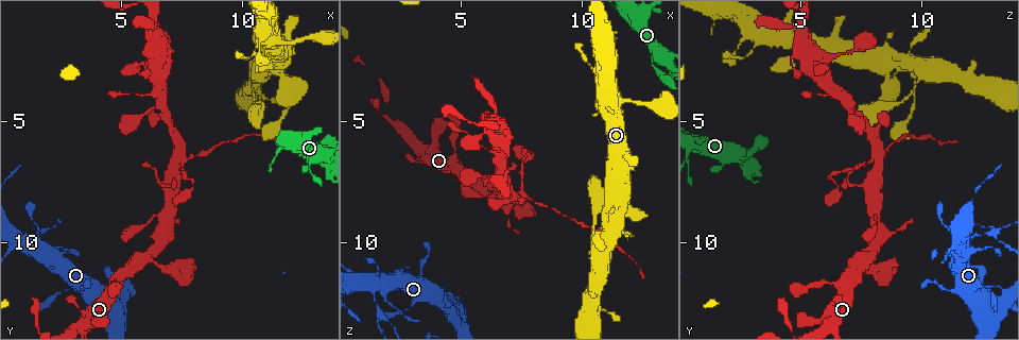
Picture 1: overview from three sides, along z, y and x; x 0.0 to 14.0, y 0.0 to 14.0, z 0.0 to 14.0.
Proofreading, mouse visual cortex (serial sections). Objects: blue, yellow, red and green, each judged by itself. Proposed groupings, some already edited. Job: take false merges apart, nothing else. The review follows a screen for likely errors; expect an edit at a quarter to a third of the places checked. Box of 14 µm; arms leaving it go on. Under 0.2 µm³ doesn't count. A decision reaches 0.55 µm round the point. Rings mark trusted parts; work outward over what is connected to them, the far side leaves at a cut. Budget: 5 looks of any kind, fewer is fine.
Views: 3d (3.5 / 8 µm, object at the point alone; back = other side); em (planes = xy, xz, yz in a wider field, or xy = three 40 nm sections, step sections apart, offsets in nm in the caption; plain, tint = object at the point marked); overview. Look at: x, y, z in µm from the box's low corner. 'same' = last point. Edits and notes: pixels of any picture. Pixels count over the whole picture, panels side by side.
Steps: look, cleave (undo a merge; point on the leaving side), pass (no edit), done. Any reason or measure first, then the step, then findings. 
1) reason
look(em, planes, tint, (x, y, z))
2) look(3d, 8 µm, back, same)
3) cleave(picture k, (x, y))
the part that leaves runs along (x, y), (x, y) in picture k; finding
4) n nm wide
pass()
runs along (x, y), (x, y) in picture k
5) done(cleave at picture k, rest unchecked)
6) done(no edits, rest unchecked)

abrupt turn
look(3d, 8 µm, (12.9, 6.3, 2.4))

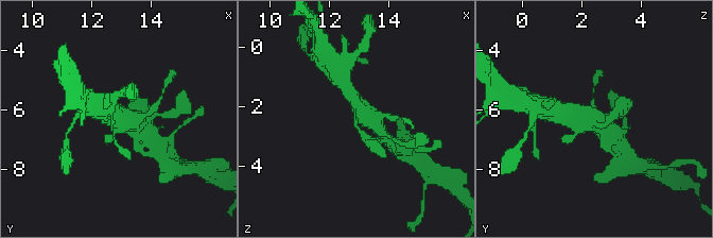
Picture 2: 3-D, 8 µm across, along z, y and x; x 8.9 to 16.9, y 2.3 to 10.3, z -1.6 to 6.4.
closer look
look(3d, 3.5 µm, back, (12.8, 6.4, 2.5))

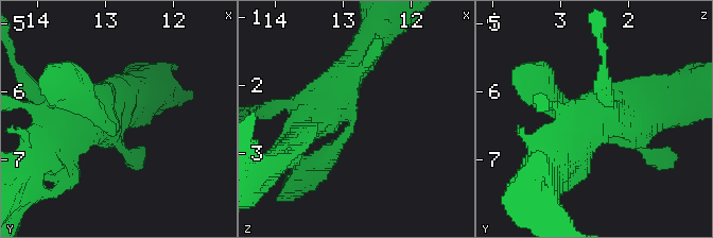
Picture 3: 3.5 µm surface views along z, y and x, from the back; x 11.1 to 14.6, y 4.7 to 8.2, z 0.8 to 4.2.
look(em, xy, step 1, tint, (12.85, 6.40, 2.45))

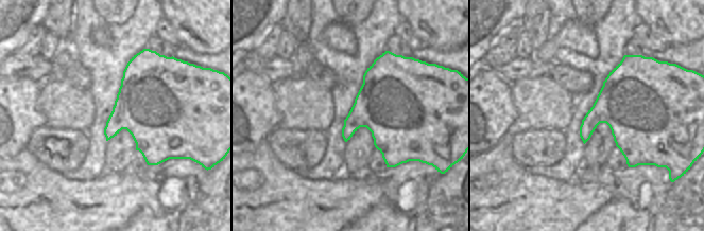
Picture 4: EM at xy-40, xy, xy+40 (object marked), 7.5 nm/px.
pass()
runs along (366, 48), (337, 100), (289, 146) in picture 3; one cell here

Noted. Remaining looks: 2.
two arms in line, one across
look(3d, 3.5 µm, (7.4, 6.5, 8.2))

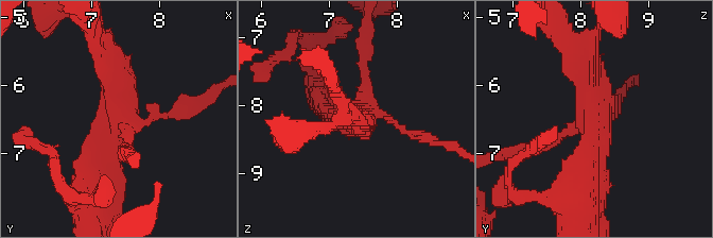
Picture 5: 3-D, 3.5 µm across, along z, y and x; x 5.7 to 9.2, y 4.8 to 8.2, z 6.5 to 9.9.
shape alone is not enough
look(em, xy, step 2, tint, (7.35, 6.50, 8.25))

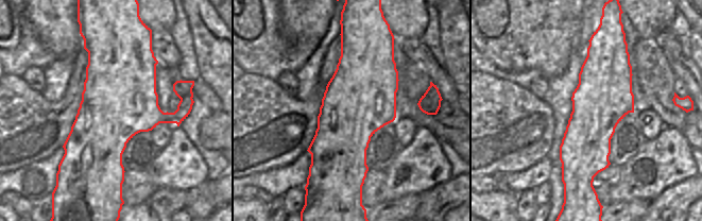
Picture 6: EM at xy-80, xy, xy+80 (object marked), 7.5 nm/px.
pass()
runs along (93, 184), (123, 109), (109, 56) in picture 5; continuous, no second cell

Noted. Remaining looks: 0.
done(no edits, rest unchecked)

